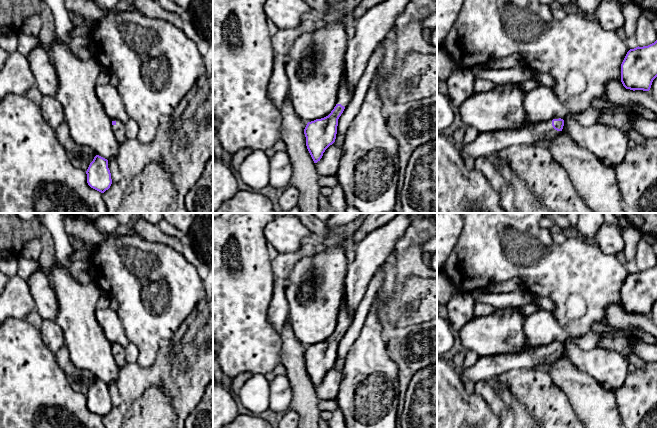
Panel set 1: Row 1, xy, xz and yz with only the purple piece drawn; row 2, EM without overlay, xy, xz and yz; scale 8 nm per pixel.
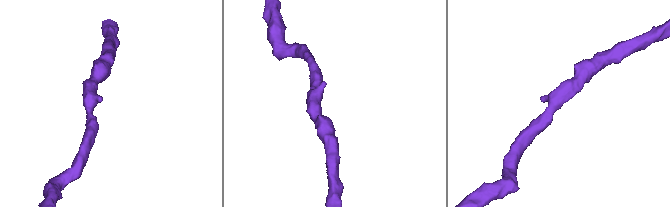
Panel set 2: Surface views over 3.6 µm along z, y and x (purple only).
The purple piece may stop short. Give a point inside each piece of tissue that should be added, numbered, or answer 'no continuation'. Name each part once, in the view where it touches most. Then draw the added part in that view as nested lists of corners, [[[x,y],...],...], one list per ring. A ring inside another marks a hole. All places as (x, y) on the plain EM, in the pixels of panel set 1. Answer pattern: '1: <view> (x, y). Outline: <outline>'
1: yz (488, 367). Outline: [[[551,345],[533,347],[523,353],[508,353],[497,356],[480,357],[471,367],[465,369],[461,375],[464,383],[487,381],[499,376],[504,371],[512,369],[536,368],[551,364],[557,360],[557,355]]]

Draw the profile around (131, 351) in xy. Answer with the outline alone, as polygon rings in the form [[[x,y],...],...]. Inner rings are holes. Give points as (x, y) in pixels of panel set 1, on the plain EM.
[[[129,343],[124,348],[125,348],[125,359],[127,363],[136,363],[139,356],[139,350],[137,346],[133,343]]]

